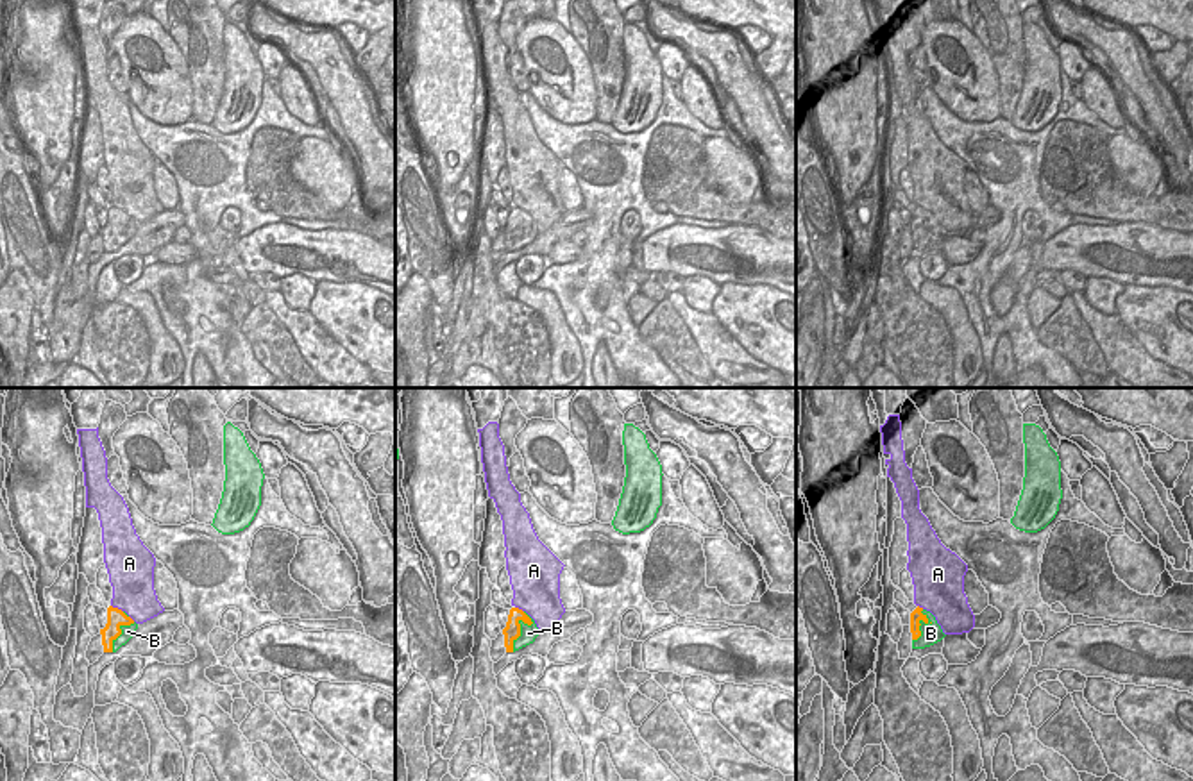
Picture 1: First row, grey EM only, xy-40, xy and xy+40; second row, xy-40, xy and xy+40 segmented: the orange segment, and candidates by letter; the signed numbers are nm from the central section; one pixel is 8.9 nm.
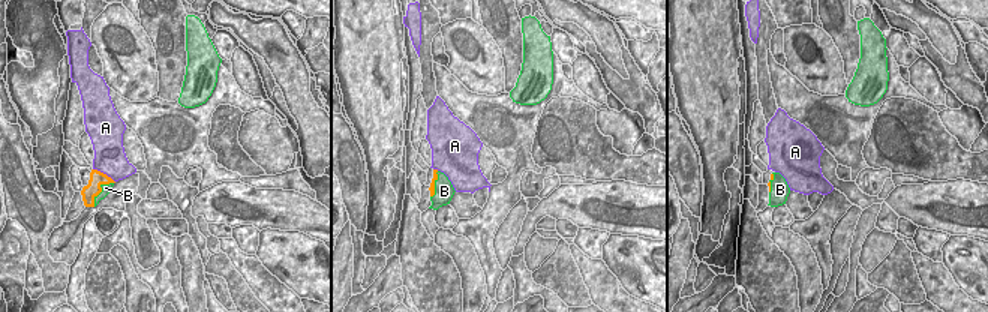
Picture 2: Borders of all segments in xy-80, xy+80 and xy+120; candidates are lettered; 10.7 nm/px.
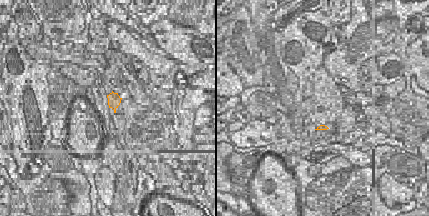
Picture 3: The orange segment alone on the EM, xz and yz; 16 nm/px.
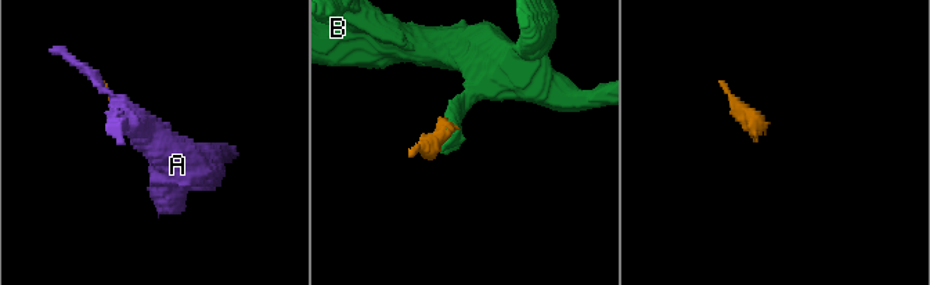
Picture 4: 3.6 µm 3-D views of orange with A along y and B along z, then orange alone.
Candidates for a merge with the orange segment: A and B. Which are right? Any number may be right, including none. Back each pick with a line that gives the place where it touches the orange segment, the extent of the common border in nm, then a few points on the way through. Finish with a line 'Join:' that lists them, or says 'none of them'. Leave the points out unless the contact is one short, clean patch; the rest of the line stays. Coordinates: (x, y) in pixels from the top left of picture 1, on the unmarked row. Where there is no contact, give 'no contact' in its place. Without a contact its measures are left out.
Join: none of them

